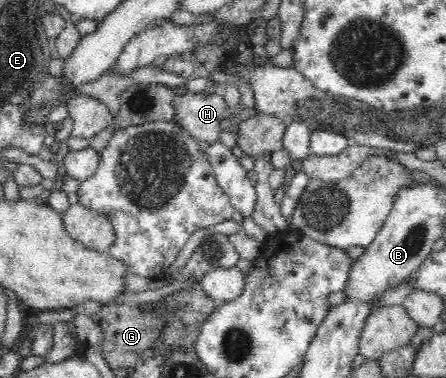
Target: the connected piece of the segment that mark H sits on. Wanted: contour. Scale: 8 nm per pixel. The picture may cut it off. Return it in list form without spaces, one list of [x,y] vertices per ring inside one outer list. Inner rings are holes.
[[[219,92],[187,93],[175,96],[172,101],[174,120],[183,130],[198,142],[215,144],[221,140],[225,130],[239,136],[241,116],[237,108],[229,108],[224,96]],[[233,111],[233,114],[231,112]]]

